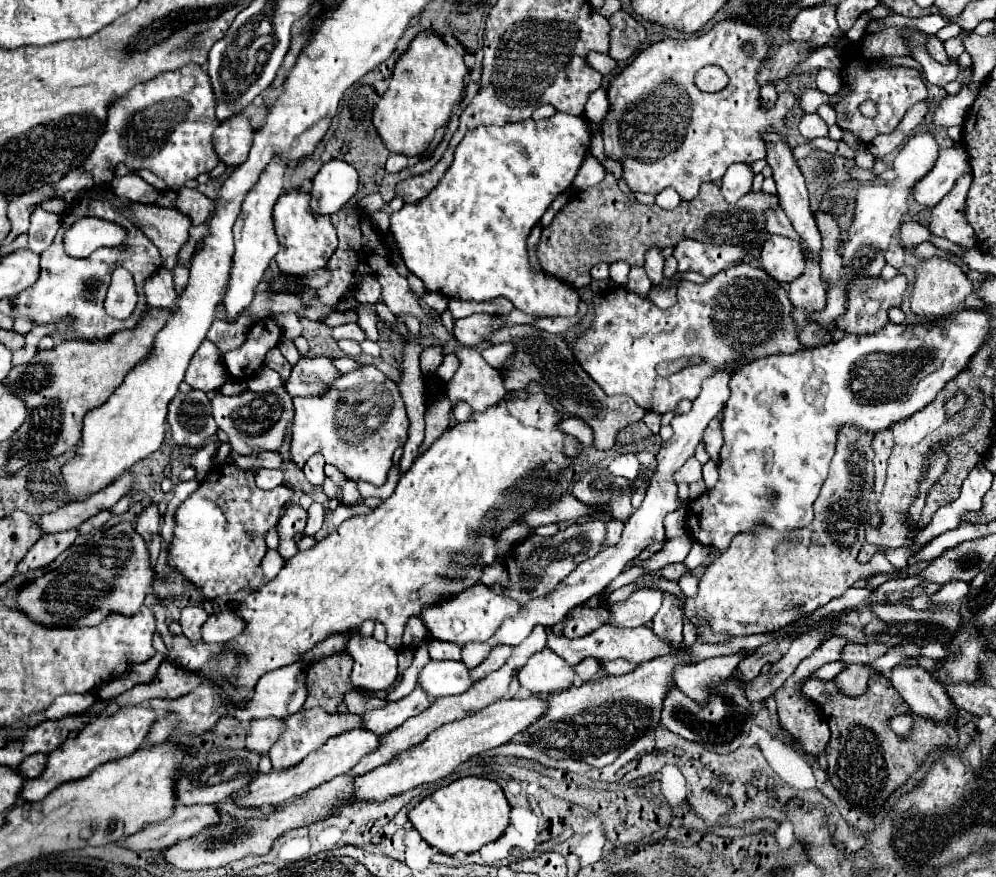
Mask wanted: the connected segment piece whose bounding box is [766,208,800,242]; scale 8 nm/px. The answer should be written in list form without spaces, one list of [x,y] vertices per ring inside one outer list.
[[[782,208],[770,210],[766,220],[768,220],[768,226],[770,226],[770,232],[772,232],[772,234],[782,234],[782,236],[788,236],[788,238],[800,242],[800,236],[798,236],[796,230],[792,228],[792,222],[788,220],[788,216],[784,214]]]

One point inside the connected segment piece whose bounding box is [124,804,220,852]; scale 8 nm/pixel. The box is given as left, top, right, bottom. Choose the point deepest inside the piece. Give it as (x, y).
(186, 819)

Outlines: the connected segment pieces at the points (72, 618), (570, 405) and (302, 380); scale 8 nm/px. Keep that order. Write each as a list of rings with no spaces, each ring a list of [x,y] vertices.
[[[128,522],[94,532],[92,540],[76,546],[66,562],[16,594],[16,604],[44,626],[96,626],[110,610],[136,612],[154,586],[164,584],[148,564],[148,548]]]
[[[530,325],[504,326],[492,334],[488,340],[490,344],[500,342],[516,342],[516,352],[512,354],[512,368],[508,370],[508,376],[504,378],[504,386],[508,392],[526,390],[530,382],[538,382],[546,396],[564,408],[564,418],[580,418],[584,420],[592,432],[594,432],[594,448],[596,450],[610,450],[616,444],[616,436],[622,428],[626,428],[632,422],[638,422],[646,410],[634,404],[630,396],[608,396],[602,392],[602,388],[580,368],[580,364],[574,360],[570,348],[566,346],[566,340],[556,334],[538,332]]]
[[[302,358],[294,368],[292,376],[286,382],[290,396],[318,396],[328,388],[328,382],[338,378],[338,370],[332,364],[332,358]]]

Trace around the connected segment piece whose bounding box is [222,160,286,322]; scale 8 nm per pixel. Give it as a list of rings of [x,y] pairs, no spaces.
[[[274,160],[264,174],[260,176],[258,184],[246,194],[244,202],[242,202],[242,214],[234,224],[234,244],[236,244],[236,252],[234,252],[234,260],[232,260],[232,270],[230,270],[230,282],[224,294],[224,310],[226,310],[226,320],[232,322],[240,316],[242,310],[246,310],[254,298],[256,286],[260,284],[260,280],[264,278],[264,272],[270,264],[270,260],[278,254],[278,240],[274,234],[274,222],[272,222],[272,208],[278,200],[278,196],[282,194],[282,178],[286,172],[286,164],[282,164],[282,160]]]

